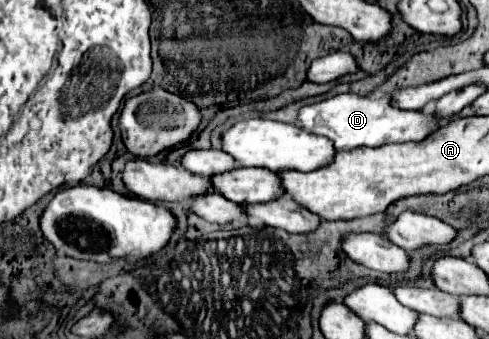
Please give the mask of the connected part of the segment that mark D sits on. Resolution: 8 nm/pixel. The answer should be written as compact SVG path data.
M338 94L334 98L322 100L318 104L302 106L298 112L298 126L310 134L316 136L326 136L332 140L336 150L352 150L352 148L362 148L362 146L384 146L384 144L394 144L394 142L418 142L426 138L437 127L438 120L430 114L424 112L406 112L406 110L396 110L390 106L388 98L378 98L370 100L358 94Z

